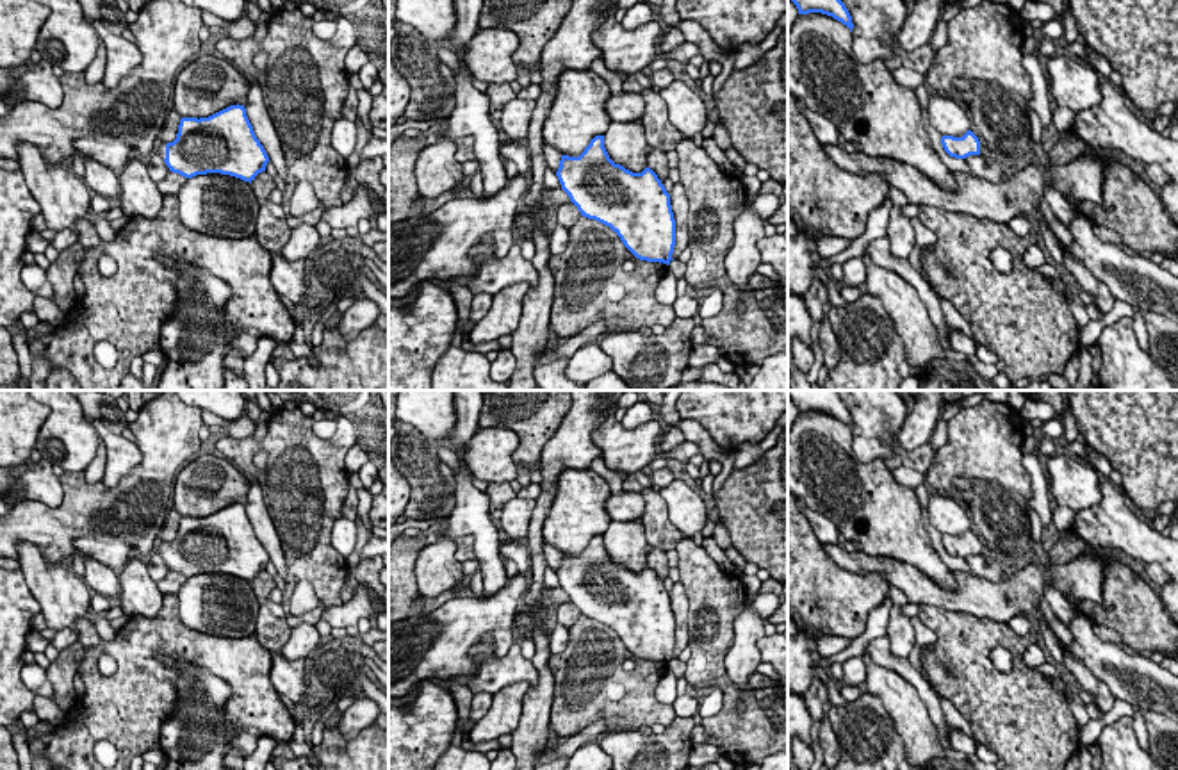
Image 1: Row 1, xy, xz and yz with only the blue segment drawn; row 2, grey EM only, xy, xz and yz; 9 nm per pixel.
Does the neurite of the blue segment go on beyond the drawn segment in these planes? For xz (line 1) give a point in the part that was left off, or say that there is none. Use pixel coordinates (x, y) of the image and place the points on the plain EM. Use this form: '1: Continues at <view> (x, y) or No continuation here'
1: No continuation here

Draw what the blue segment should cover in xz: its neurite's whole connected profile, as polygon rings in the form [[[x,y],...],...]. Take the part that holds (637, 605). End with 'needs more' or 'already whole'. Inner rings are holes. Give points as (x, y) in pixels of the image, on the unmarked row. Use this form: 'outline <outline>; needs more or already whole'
outline [[[595,535],[579,556],[561,554],[556,576],[581,615],[609,626],[636,658],[674,659],[670,594],[650,567],[633,572],[615,563],[604,535]]]; already whole

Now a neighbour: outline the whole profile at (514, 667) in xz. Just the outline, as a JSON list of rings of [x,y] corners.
[[[485,635],[469,652],[470,659],[479,667],[478,674],[469,681],[472,695],[478,693],[497,693],[501,688],[513,683],[528,681],[531,686],[538,683],[538,672],[531,659],[526,659],[520,652],[519,640],[510,651],[495,658],[494,638]]]

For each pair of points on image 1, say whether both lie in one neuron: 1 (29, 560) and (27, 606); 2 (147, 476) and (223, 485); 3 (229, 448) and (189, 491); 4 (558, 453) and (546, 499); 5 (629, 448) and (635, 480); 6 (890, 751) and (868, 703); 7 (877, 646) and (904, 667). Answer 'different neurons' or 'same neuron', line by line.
1: different neurons
2: different neurons
3: different neurons
4: same neuron
5: different neurons
6: same neuron
7: same neuron

